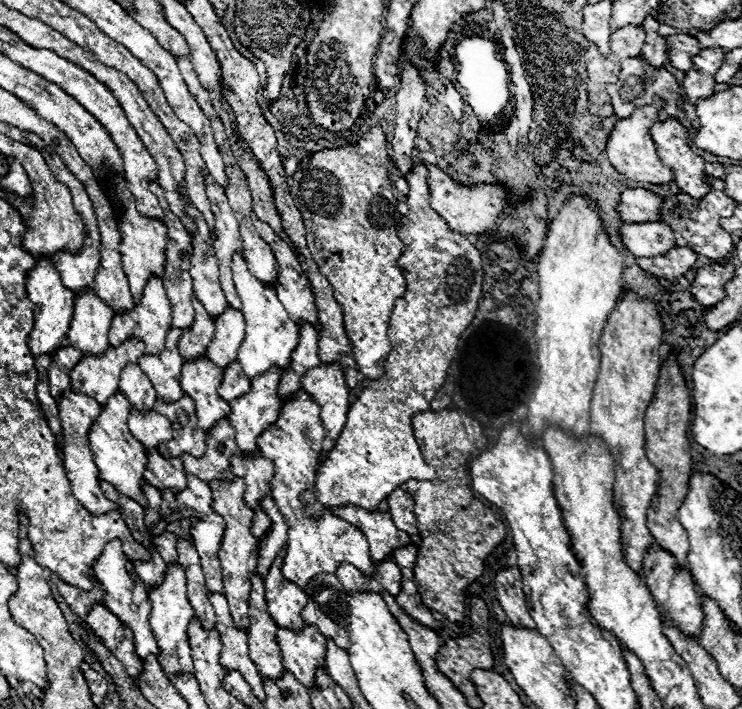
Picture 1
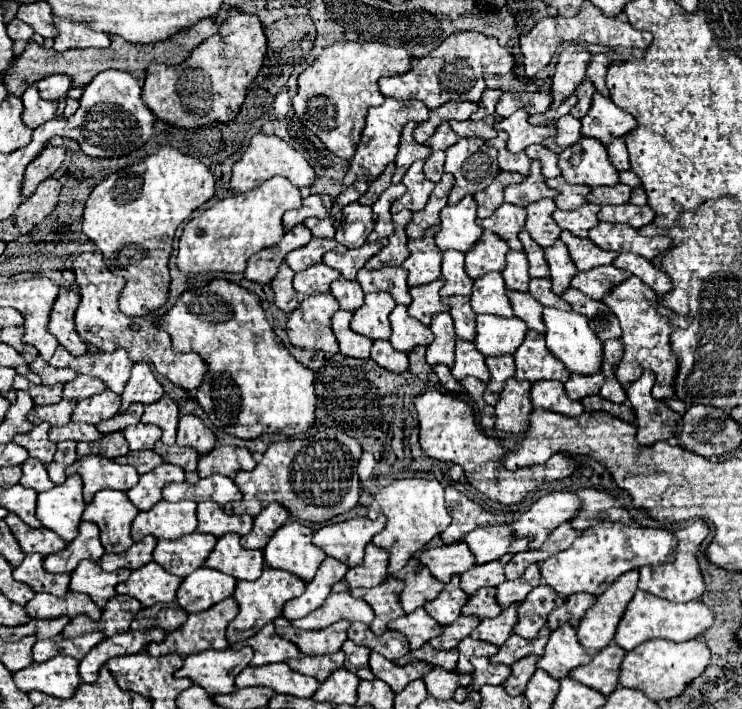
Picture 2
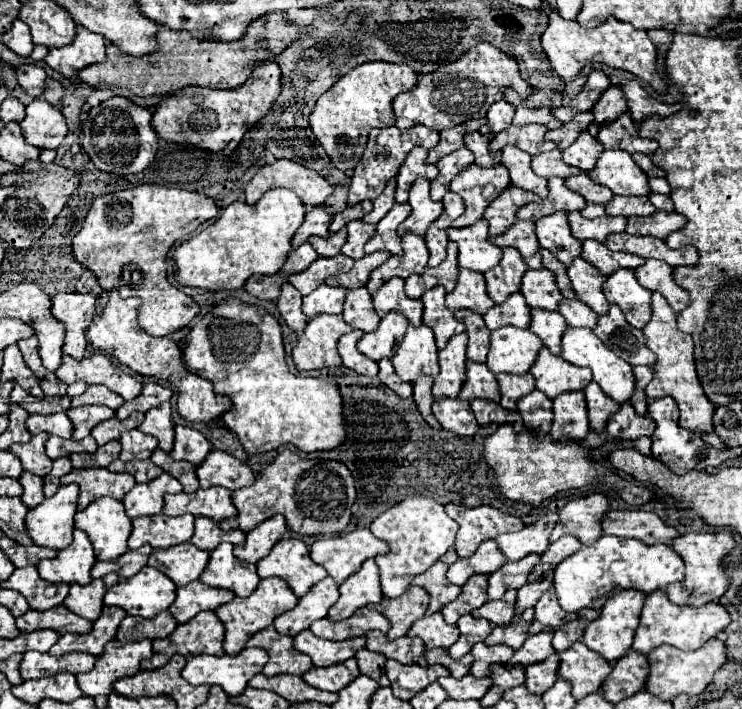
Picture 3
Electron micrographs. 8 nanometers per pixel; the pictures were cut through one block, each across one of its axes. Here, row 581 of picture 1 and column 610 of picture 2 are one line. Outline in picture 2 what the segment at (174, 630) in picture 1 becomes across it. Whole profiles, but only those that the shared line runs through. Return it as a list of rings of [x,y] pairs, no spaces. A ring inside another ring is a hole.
[[[582,136],[576,144],[558,154],[562,178],[570,184],[612,186],[618,184],[618,170],[608,162],[606,148],[594,138]]]

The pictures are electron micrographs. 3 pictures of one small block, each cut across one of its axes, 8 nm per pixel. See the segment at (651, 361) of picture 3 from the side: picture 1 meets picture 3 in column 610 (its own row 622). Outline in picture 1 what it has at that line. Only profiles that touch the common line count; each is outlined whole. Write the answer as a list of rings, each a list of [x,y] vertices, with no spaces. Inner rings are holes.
[[[320,574],[308,584],[308,606],[302,610],[306,624],[316,626],[320,634],[332,638],[336,646],[348,652],[348,602],[342,584],[334,574]]]

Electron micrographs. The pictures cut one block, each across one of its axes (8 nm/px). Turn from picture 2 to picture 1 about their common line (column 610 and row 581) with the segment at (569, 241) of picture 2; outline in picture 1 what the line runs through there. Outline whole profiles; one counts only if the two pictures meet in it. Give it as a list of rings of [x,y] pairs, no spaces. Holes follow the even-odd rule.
[[[252,574],[252,590],[250,590],[250,632],[248,646],[252,654],[252,662],[264,678],[278,680],[284,676],[286,668],[282,664],[282,654],[276,638],[276,624],[272,622],[264,598],[264,580],[258,574]]]

